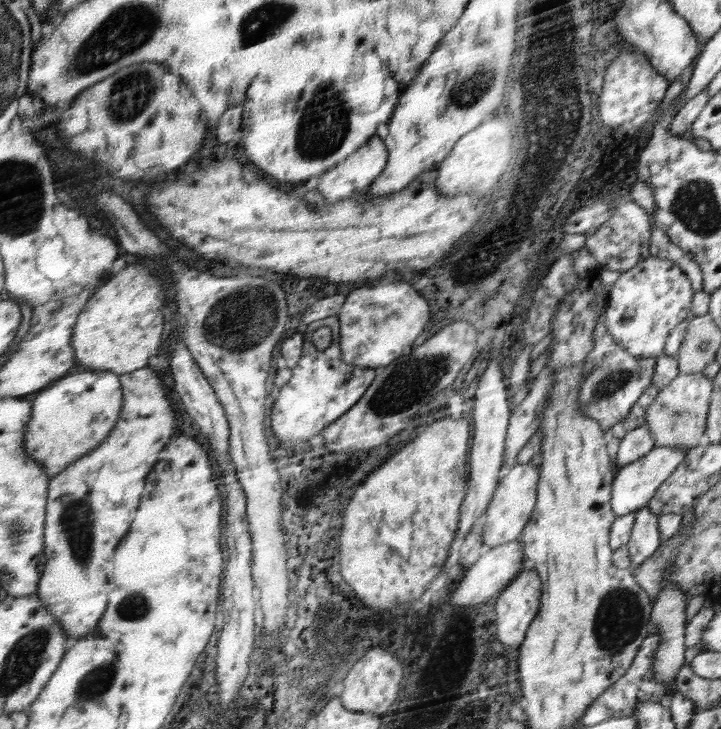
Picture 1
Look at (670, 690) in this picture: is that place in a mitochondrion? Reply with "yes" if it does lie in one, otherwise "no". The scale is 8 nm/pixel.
no

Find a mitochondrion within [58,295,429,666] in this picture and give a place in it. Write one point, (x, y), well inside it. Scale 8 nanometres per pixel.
(135, 606)

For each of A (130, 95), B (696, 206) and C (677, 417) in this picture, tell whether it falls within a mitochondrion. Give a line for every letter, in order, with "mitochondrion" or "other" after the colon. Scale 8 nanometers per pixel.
A: mitochondrion
B: mitochondrion
C: mitochondrion

